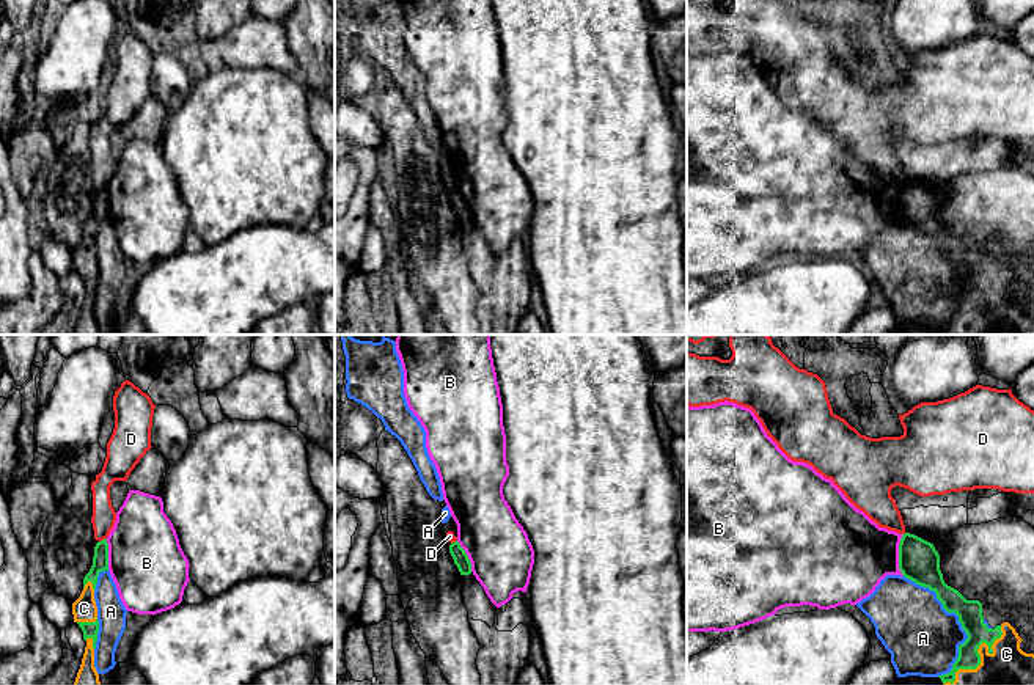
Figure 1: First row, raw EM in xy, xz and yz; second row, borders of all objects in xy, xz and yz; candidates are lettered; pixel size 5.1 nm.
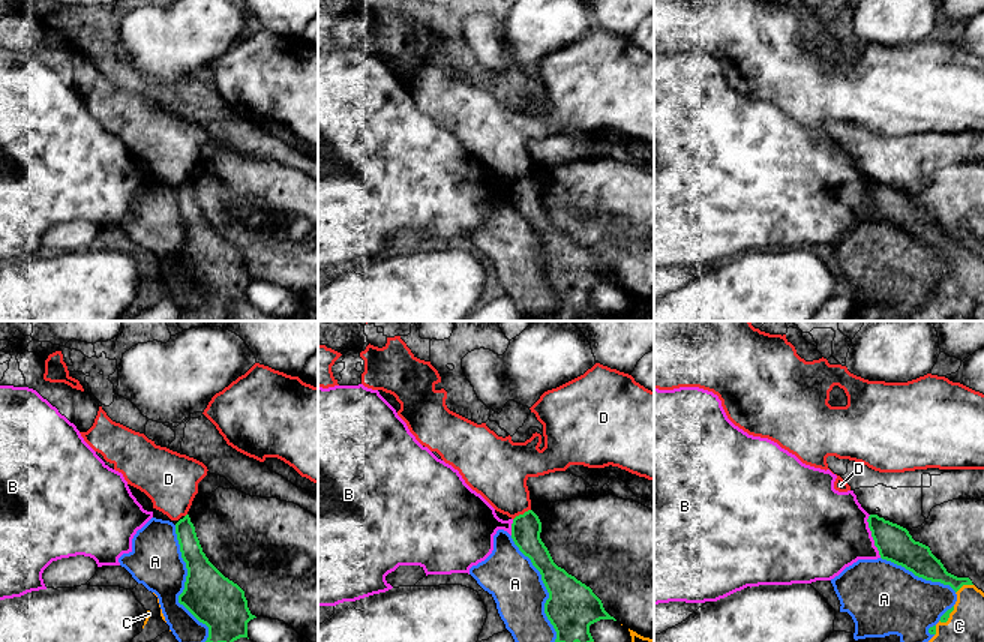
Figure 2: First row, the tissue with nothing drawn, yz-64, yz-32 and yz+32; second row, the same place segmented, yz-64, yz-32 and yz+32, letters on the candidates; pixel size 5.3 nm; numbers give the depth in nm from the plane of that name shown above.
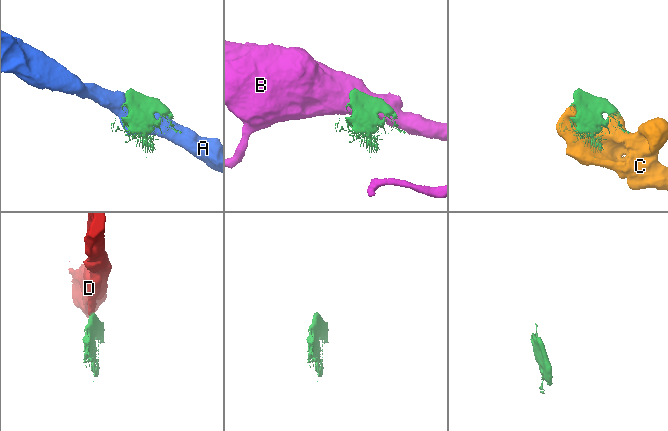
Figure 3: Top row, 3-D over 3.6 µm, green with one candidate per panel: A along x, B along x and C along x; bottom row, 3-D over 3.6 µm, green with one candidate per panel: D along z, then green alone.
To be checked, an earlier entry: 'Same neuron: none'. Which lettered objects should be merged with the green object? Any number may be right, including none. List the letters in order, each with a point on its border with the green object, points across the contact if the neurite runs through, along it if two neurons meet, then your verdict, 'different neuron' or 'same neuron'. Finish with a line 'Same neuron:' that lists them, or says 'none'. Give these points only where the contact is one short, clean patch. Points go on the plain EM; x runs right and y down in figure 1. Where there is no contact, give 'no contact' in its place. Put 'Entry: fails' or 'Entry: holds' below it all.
A: meets green in yz at (957, 263); different neuron
B: meets green in yz at (899, 203); different neuron
C: meets green in yz at (979, 308); same neuron
D: meets green in xy at (104, 187); border along xy (106, 186), (99, 190); different neuron
Same neuron: C
Entry: fails

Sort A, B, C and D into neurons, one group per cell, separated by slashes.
A / B / C / D

